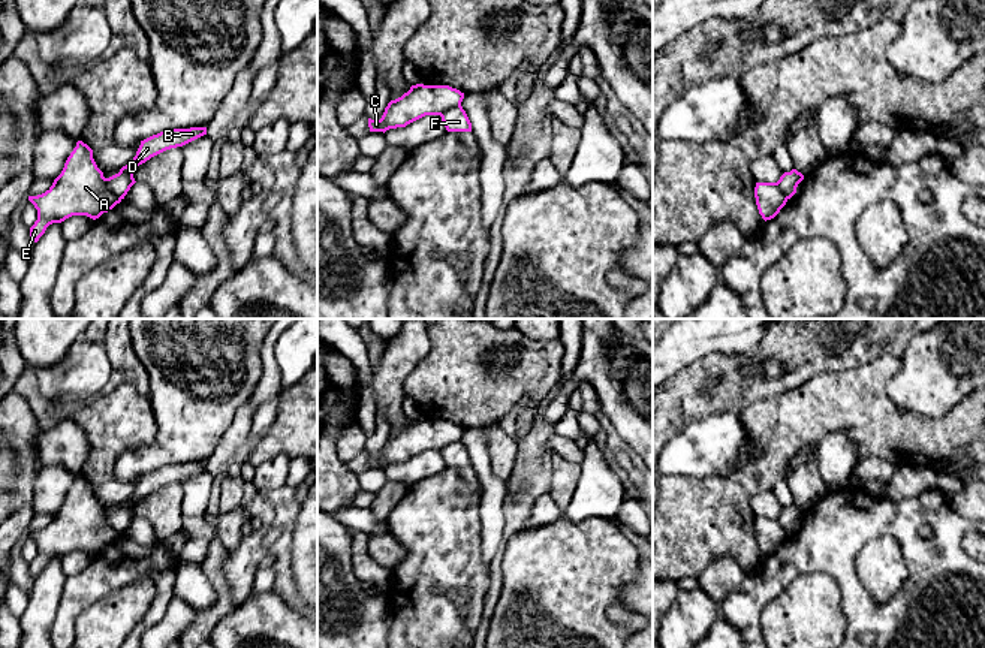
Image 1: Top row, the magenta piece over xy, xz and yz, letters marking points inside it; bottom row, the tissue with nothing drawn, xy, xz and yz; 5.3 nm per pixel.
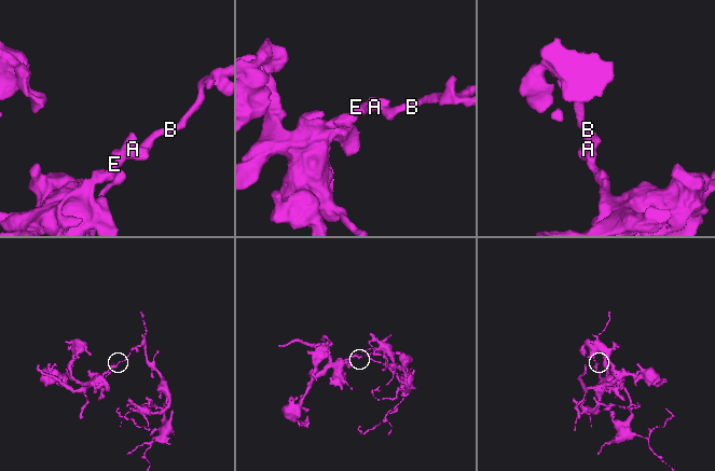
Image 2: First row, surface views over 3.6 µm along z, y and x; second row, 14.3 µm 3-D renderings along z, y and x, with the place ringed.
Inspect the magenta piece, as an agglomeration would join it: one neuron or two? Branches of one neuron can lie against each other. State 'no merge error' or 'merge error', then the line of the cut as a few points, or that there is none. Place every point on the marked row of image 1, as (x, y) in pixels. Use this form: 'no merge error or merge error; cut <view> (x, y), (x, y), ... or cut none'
merge error; cut xy (105, 178), (107, 186), (122, 198)

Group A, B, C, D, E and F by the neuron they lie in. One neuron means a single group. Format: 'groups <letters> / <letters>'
groups A C E / B D F

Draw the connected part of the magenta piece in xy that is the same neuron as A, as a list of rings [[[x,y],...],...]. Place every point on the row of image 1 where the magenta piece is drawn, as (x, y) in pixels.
[[[78,141],[52,186],[42,195],[28,196],[28,201],[37,210],[37,220],[30,227],[30,236],[37,242],[49,224],[72,216],[96,220],[120,204],[121,198],[108,189],[93,150]]]

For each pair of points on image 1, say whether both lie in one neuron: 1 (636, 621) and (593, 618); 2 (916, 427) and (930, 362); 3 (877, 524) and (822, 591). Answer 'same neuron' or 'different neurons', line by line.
1: different neurons
2: different neurons
3: different neurons

